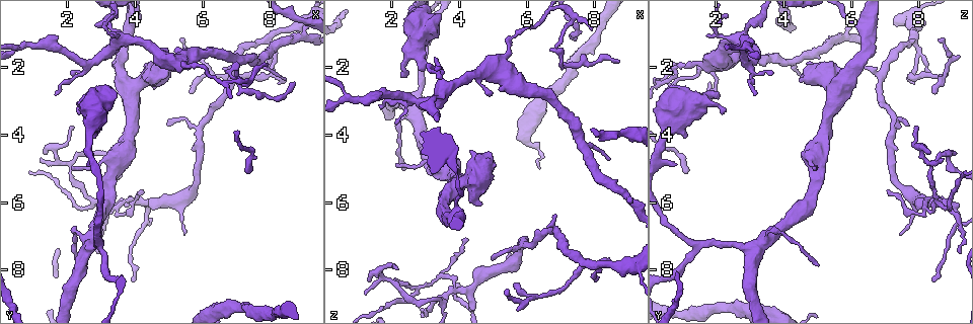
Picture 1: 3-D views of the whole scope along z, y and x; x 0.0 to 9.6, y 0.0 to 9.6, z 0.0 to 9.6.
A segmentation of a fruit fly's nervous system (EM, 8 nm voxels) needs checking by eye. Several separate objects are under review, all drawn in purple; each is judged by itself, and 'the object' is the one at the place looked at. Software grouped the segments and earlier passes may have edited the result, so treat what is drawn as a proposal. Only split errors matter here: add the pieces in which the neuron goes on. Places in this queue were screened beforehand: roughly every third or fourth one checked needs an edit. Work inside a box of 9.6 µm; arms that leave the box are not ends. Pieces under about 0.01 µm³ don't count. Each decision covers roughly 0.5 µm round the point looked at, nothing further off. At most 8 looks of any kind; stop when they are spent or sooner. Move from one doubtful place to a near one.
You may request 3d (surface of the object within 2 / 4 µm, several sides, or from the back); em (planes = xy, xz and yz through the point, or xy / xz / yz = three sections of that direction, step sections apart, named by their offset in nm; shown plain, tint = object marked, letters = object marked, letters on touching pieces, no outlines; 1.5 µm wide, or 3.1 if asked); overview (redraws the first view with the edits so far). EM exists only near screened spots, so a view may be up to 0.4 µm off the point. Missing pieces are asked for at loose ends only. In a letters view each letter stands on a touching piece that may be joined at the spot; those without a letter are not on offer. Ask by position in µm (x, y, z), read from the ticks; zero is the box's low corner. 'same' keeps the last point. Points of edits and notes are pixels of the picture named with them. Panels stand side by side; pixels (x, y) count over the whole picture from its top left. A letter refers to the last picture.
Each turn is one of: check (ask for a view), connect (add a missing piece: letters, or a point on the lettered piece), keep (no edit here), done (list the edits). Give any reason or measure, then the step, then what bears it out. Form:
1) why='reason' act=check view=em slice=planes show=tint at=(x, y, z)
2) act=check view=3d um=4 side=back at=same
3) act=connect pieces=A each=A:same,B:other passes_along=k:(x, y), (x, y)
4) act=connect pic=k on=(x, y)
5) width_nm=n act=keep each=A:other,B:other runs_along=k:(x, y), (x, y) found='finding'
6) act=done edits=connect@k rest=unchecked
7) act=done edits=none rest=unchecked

why='free end' act=check view=3d um=4 at=(5.65, 2.75, 8.55)

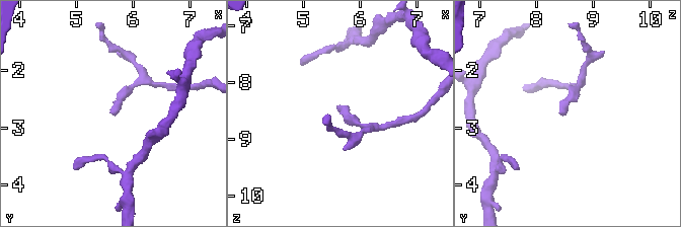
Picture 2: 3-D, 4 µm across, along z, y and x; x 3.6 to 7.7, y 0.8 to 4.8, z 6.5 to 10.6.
why='shape alone is not enough' act=check view=em slice=xy step=4 show=letters at=(5.65, 2.75, 8.55)

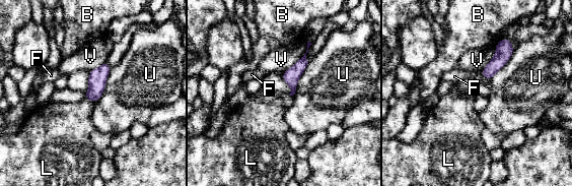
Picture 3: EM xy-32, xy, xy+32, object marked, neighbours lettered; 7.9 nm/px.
width_nm=90 act=keep each=B:other,F:other,L:other,U:other,V:other border=3:(85, 98), (91, 103) found='none of them fits'

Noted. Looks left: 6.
why='an open end' act=check view=3d um=4 at=(2.25, 3.75, 8.05)

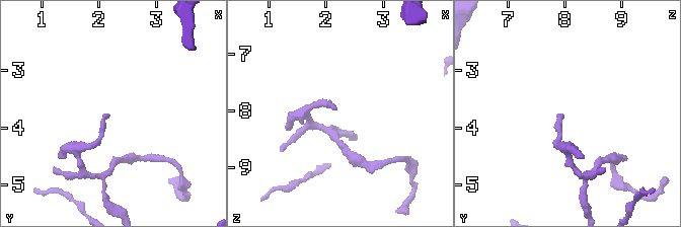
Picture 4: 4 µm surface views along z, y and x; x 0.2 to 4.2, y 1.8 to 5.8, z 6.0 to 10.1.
why='now the EM' act=check view=em slice=yz step=8 show=letters at=(2.15, 3.75, 7.95)

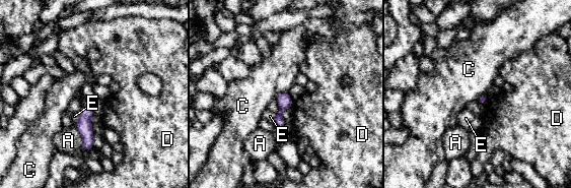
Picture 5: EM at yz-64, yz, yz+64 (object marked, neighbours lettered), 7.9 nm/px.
act=check view=em slice=xy step=8 show=letters at=same

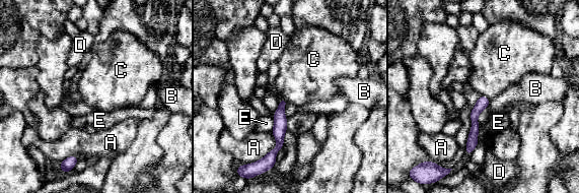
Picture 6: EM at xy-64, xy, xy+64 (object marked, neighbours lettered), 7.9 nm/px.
longest_contact=A:240nm act=keep each=A:other,B:other,C:other,D:other,E:other runs_along=6:(482, 98), (467, 152) found='none of them fits'

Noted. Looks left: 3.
why='tapers out' act=check view=em slice=xz step=4 show=letters at=(2.10, 5.05, 4.85)

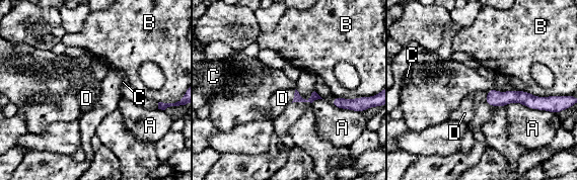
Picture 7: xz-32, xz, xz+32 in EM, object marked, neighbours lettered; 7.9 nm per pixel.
act=connect pieces=D each=A:other,B:other,C:other,D:same found='the neuron continues'

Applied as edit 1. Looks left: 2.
act=done edits=connect@7 rest=unchecked

